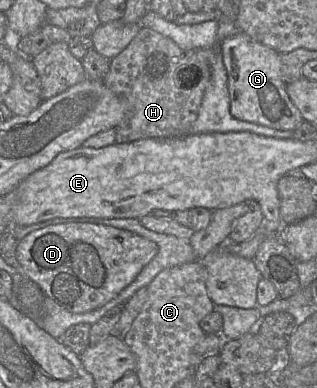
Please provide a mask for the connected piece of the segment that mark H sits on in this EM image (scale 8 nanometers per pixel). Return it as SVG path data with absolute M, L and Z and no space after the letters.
M141 26L128 46L111 59L104 84L130 104L129 115L115 128L115 143L190 134L211 78L213 48L181 49L173 40Z

